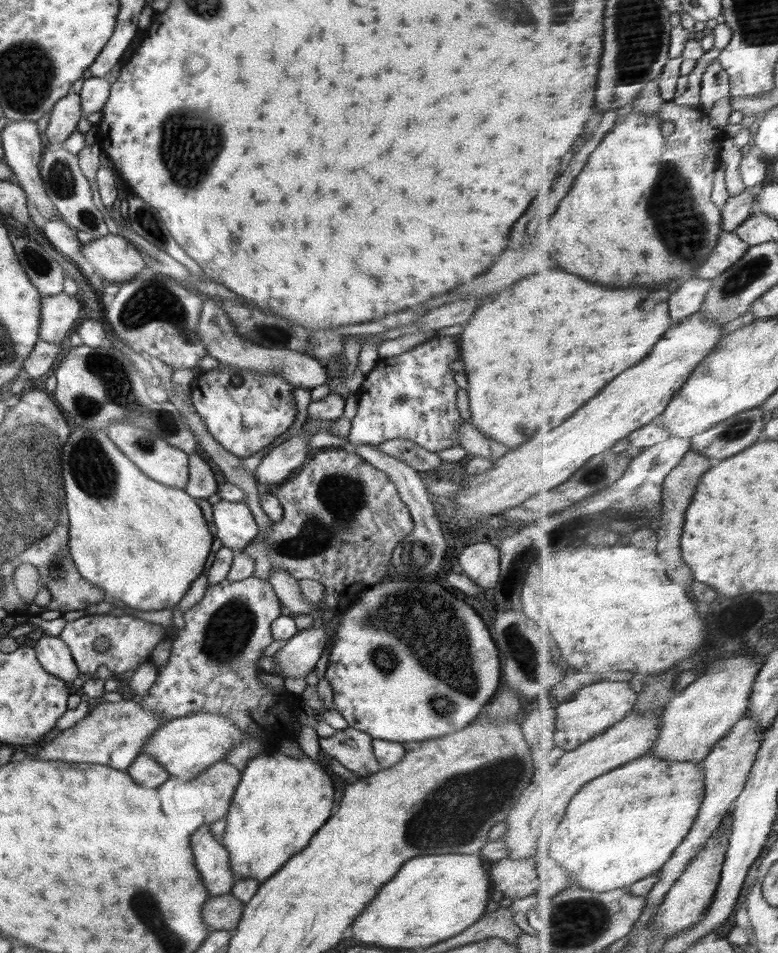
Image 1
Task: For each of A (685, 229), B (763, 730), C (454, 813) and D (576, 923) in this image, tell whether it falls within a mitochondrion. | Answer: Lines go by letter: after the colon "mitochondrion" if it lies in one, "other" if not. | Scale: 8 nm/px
A: mitochondrion
B: other
C: mitochondrion
D: mitochondrion

